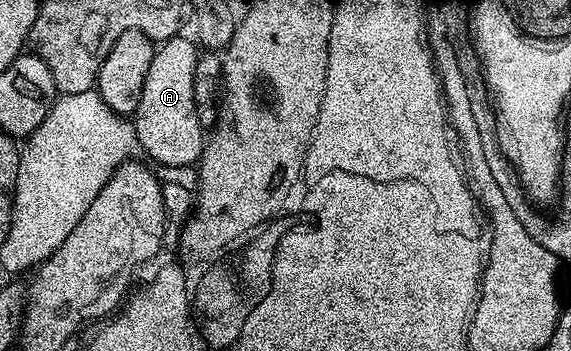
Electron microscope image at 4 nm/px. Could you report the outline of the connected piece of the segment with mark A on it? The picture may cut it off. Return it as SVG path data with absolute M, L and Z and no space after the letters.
M179 34L170 40L161 41L154 49L152 66L148 66L148 78L144 78L144 90L140 90L140 102L136 106L132 123L138 147L147 152L158 166L194 166L202 159L204 129L197 117L197 104L194 101L194 75L200 55L200 48L186 34Z

